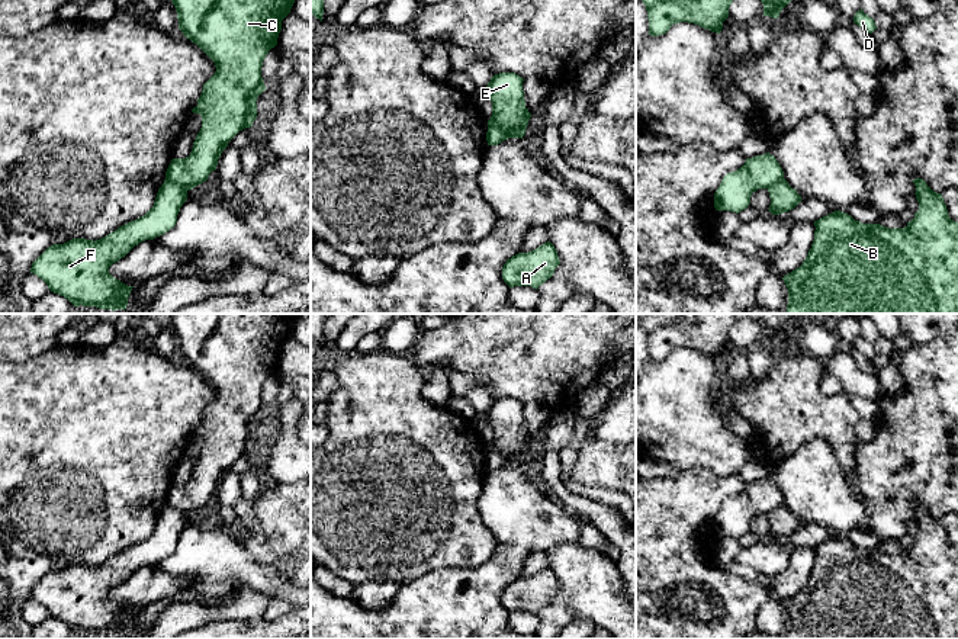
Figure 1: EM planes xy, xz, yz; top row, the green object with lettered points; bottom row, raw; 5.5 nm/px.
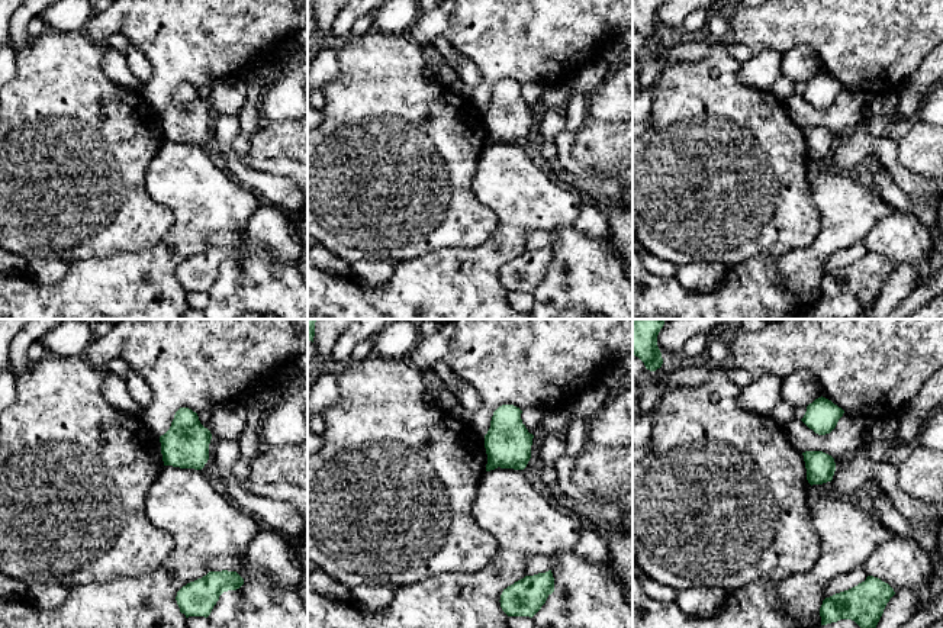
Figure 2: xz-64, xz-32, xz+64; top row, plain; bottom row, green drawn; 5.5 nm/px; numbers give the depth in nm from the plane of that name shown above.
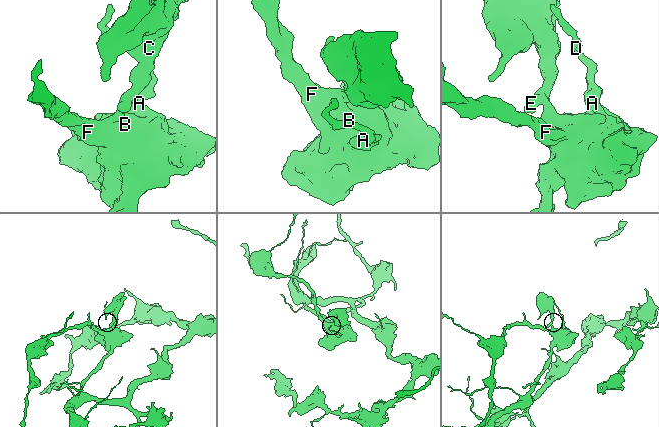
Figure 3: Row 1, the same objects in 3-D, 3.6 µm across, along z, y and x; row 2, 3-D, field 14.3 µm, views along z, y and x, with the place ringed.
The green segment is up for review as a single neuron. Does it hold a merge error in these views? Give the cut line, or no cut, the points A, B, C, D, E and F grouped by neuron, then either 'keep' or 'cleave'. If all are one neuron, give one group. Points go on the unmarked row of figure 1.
cut xz (489, 445), (498, 449), (508, 462); groups A B D F / C E; cleave

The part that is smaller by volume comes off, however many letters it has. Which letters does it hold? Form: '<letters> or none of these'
C, E

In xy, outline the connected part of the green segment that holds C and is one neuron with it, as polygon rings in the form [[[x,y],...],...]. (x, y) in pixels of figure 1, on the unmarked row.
[[[171,314],[179,354],[196,369],[216,392],[203,410],[193,439],[202,441],[202,453],[186,484],[173,484],[165,504],[187,516],[208,505],[228,468],[257,443],[257,423],[266,415],[261,392],[266,380],[277,370],[282,346],[302,314]]]

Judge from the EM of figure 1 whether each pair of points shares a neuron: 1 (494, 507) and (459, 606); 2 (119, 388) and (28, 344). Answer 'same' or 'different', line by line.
1: same
2: different

